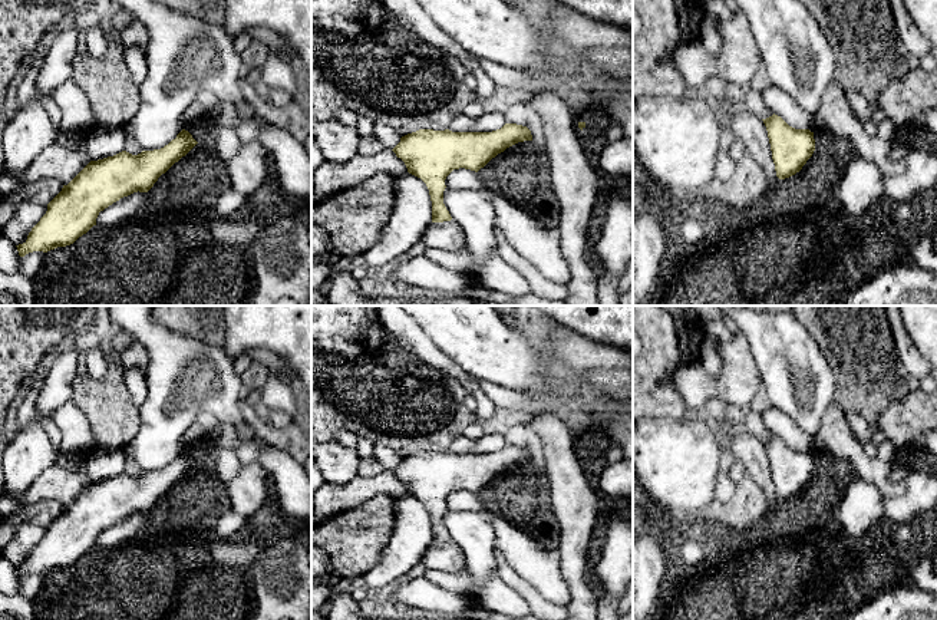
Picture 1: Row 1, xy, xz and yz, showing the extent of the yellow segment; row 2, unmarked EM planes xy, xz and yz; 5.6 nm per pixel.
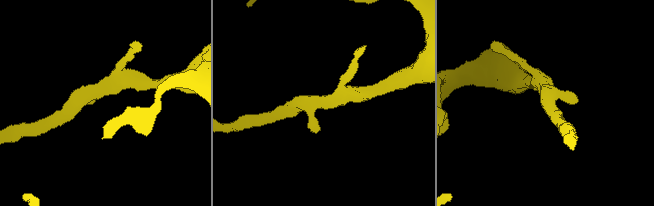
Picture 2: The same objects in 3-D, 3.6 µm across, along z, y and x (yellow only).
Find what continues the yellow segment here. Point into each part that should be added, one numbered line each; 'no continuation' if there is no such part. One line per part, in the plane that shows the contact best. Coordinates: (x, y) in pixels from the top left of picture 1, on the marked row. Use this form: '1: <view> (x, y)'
no continuation

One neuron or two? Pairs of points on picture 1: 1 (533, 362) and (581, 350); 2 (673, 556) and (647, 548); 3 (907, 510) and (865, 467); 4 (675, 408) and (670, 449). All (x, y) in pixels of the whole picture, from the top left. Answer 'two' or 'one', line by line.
1: two
2: two
3: two
4: two

